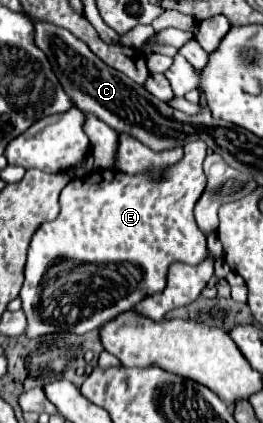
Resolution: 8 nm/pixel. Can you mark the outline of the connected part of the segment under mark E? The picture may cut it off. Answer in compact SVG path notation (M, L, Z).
M197 139L193 142L189 142L189 145L185 145L185 157L173 165L171 169L165 171L165 181L149 181L145 175L127 175L127 173L121 173L121 171L109 171L109 169L99 169L99 171L93 171L89 173L87 177L83 179L73 179L63 191L61 191L61 197L59 197L59 205L61 205L61 213L55 221L49 221L49 223L43 223L37 233L33 235L31 239L31 245L29 245L29 253L27 253L27 265L25 265L25 283L23 283L23 289L19 293L21 301L23 301L23 311L27 313L27 331L25 335L27 337L39 337L39 335L47 335L47 333L57 333L57 331L71 331L71 333L77 333L77 335L85 335L87 331L91 329L97 329L97 327L103 327L107 321L113 319L113 315L119 315L119 313L125 313L125 311L131 311L139 301L143 301L145 297L149 295L155 295L155 293L161 293L165 289L165 281L167 281L167 269L171 263L189 263L189 265L195 265L199 263L205 255L207 255L207 245L205 245L205 235L199 231L195 219L193 219L193 207L199 199L199 195L203 193L205 189L205 173L203 173L203 159L205 159L205 143L203 140Z

